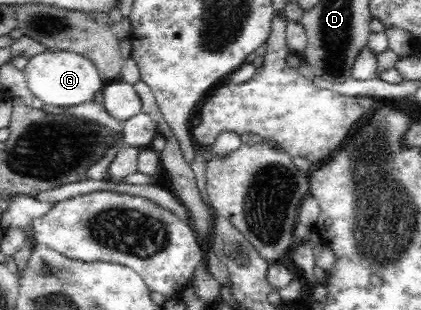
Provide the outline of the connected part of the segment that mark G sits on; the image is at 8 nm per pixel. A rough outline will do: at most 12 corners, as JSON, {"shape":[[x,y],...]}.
{"shape":[[46,50],[23,69],[46,105],[74,107],[109,82],[76,52]]}

